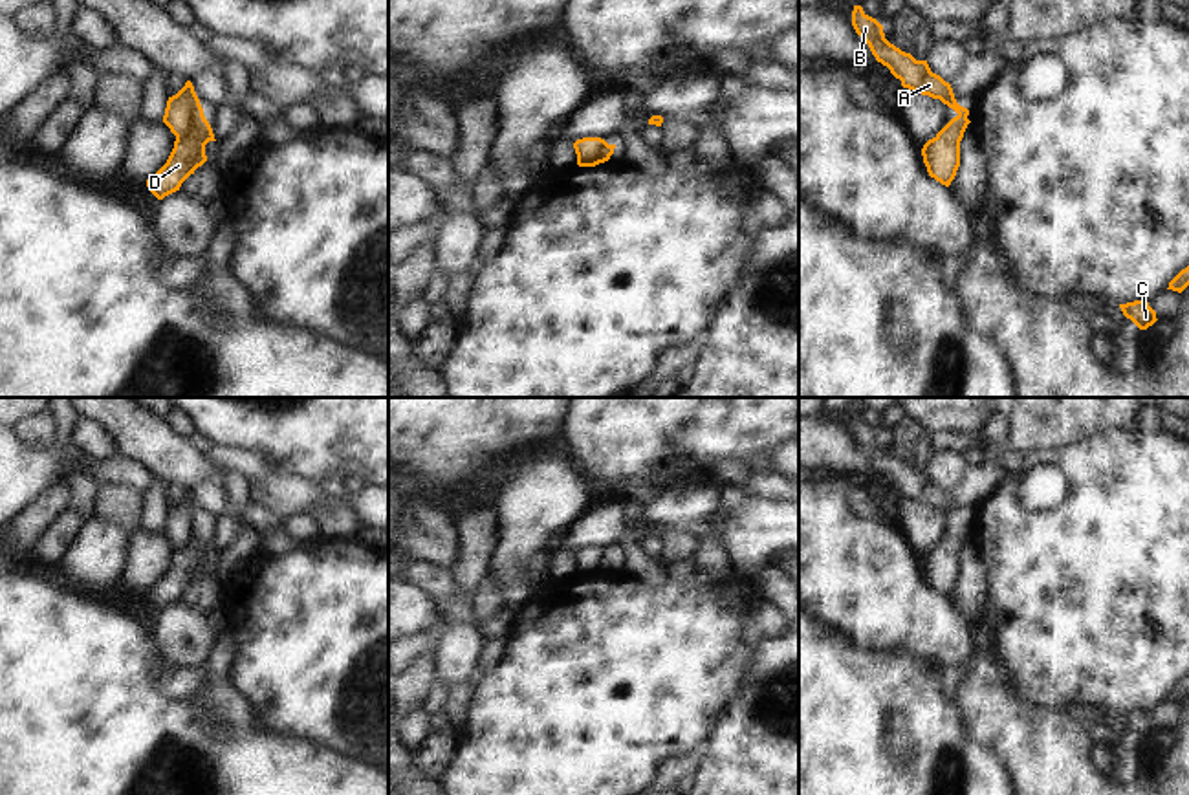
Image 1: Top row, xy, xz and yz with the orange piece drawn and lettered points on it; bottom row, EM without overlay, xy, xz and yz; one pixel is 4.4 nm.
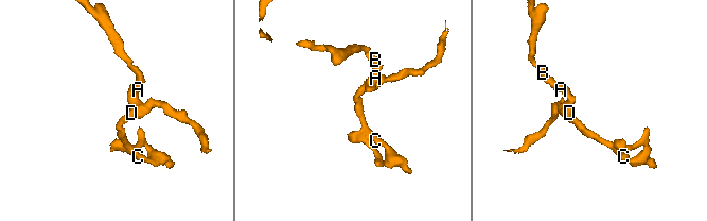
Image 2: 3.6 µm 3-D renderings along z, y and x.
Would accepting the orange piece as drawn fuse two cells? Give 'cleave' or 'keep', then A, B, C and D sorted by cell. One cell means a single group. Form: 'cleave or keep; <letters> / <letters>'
cleave; A B / C D

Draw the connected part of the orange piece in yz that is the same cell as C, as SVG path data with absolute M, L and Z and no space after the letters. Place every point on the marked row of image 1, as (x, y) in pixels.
M1145 300L1119 304L1119 308L1123 315L1130 319L1140 330L1147 330L1158 321L1156 311Z

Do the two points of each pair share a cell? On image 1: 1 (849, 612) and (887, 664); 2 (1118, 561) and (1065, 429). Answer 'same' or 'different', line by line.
1: different
2: different

